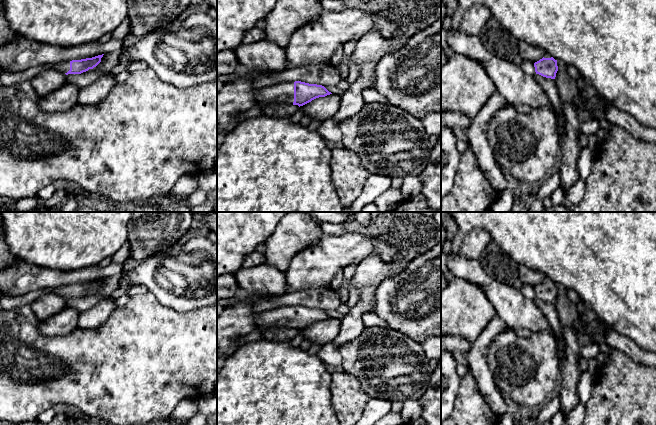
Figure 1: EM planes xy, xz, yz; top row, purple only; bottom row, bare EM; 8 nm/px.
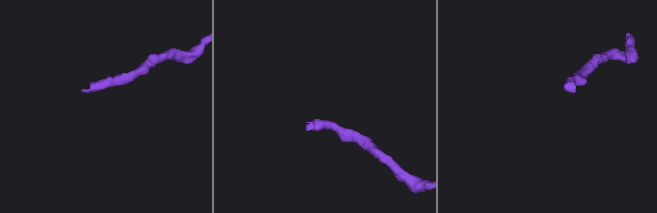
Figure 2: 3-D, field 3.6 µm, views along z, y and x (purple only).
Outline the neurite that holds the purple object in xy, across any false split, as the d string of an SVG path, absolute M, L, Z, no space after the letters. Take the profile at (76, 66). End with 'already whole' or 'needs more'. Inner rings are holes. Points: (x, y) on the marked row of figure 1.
M104 54L92 58L64 61L57 64L52 64L52 69L65 73L66 75L81 74L96 67L101 62L103 55Z; needs more

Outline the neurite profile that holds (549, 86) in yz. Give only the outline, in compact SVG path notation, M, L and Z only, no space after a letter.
M535 74L533 77L548 96L553 106L554 114L556 118L558 118L558 116L562 114L562 102L558 93L555 79L546 78L539 74Z

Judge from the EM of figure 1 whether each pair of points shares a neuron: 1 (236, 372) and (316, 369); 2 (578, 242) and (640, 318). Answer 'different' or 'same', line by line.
1: same
2: same

